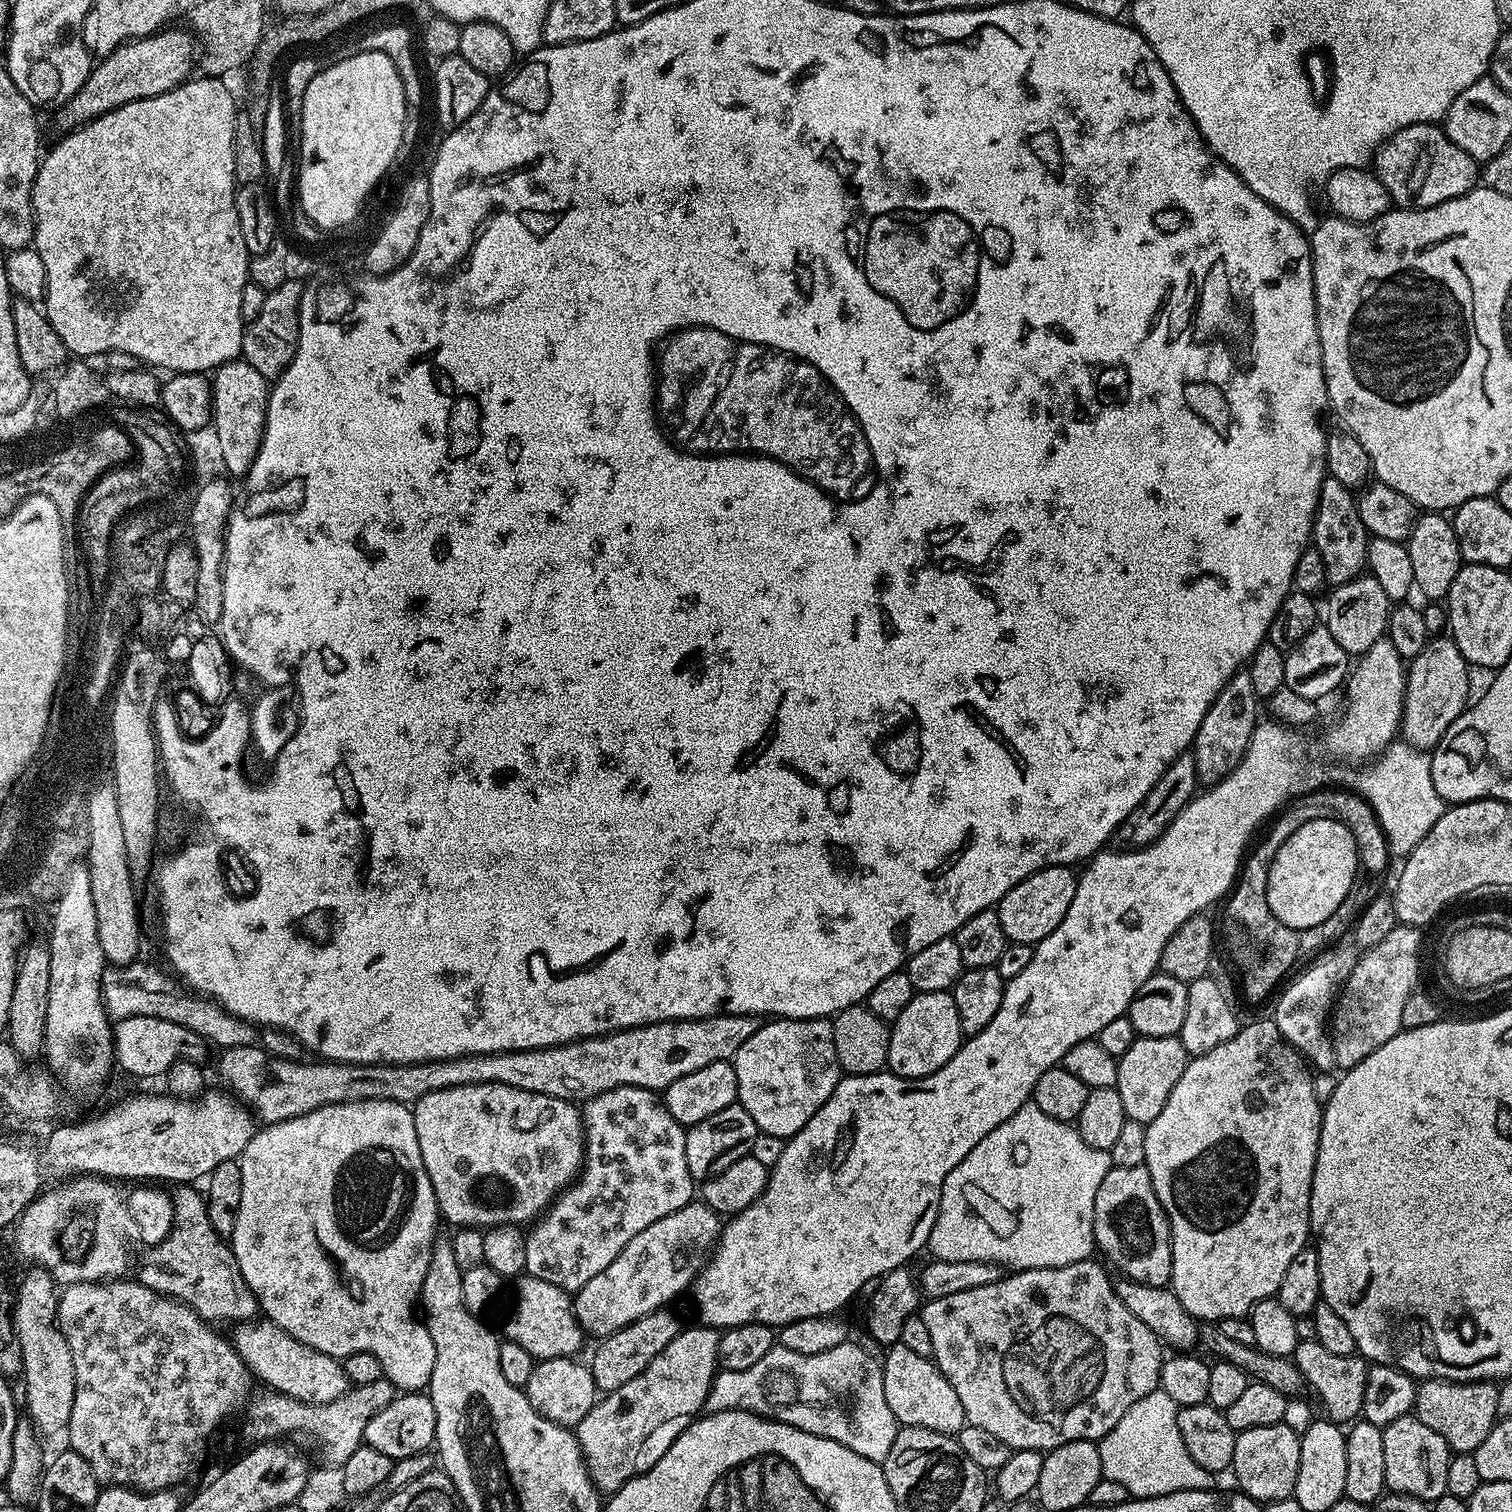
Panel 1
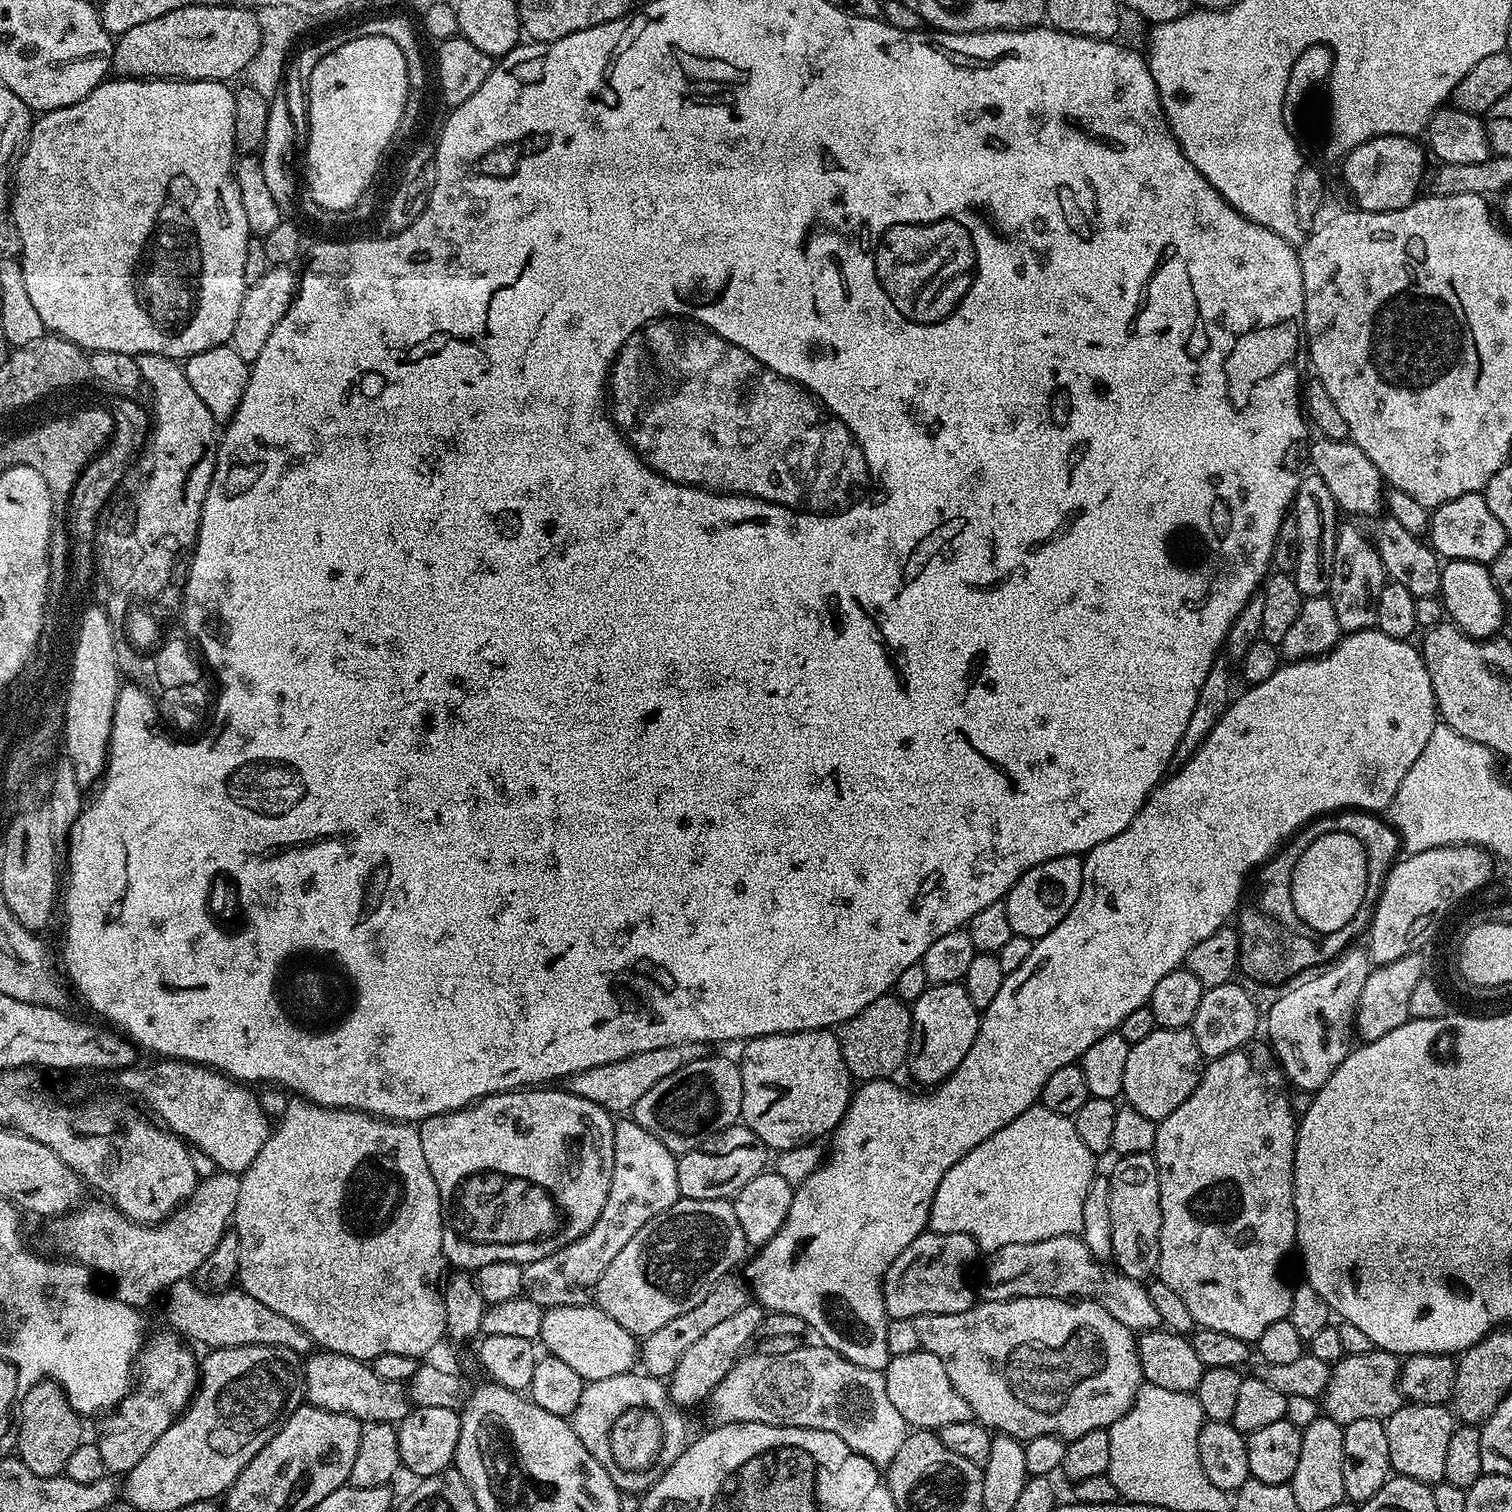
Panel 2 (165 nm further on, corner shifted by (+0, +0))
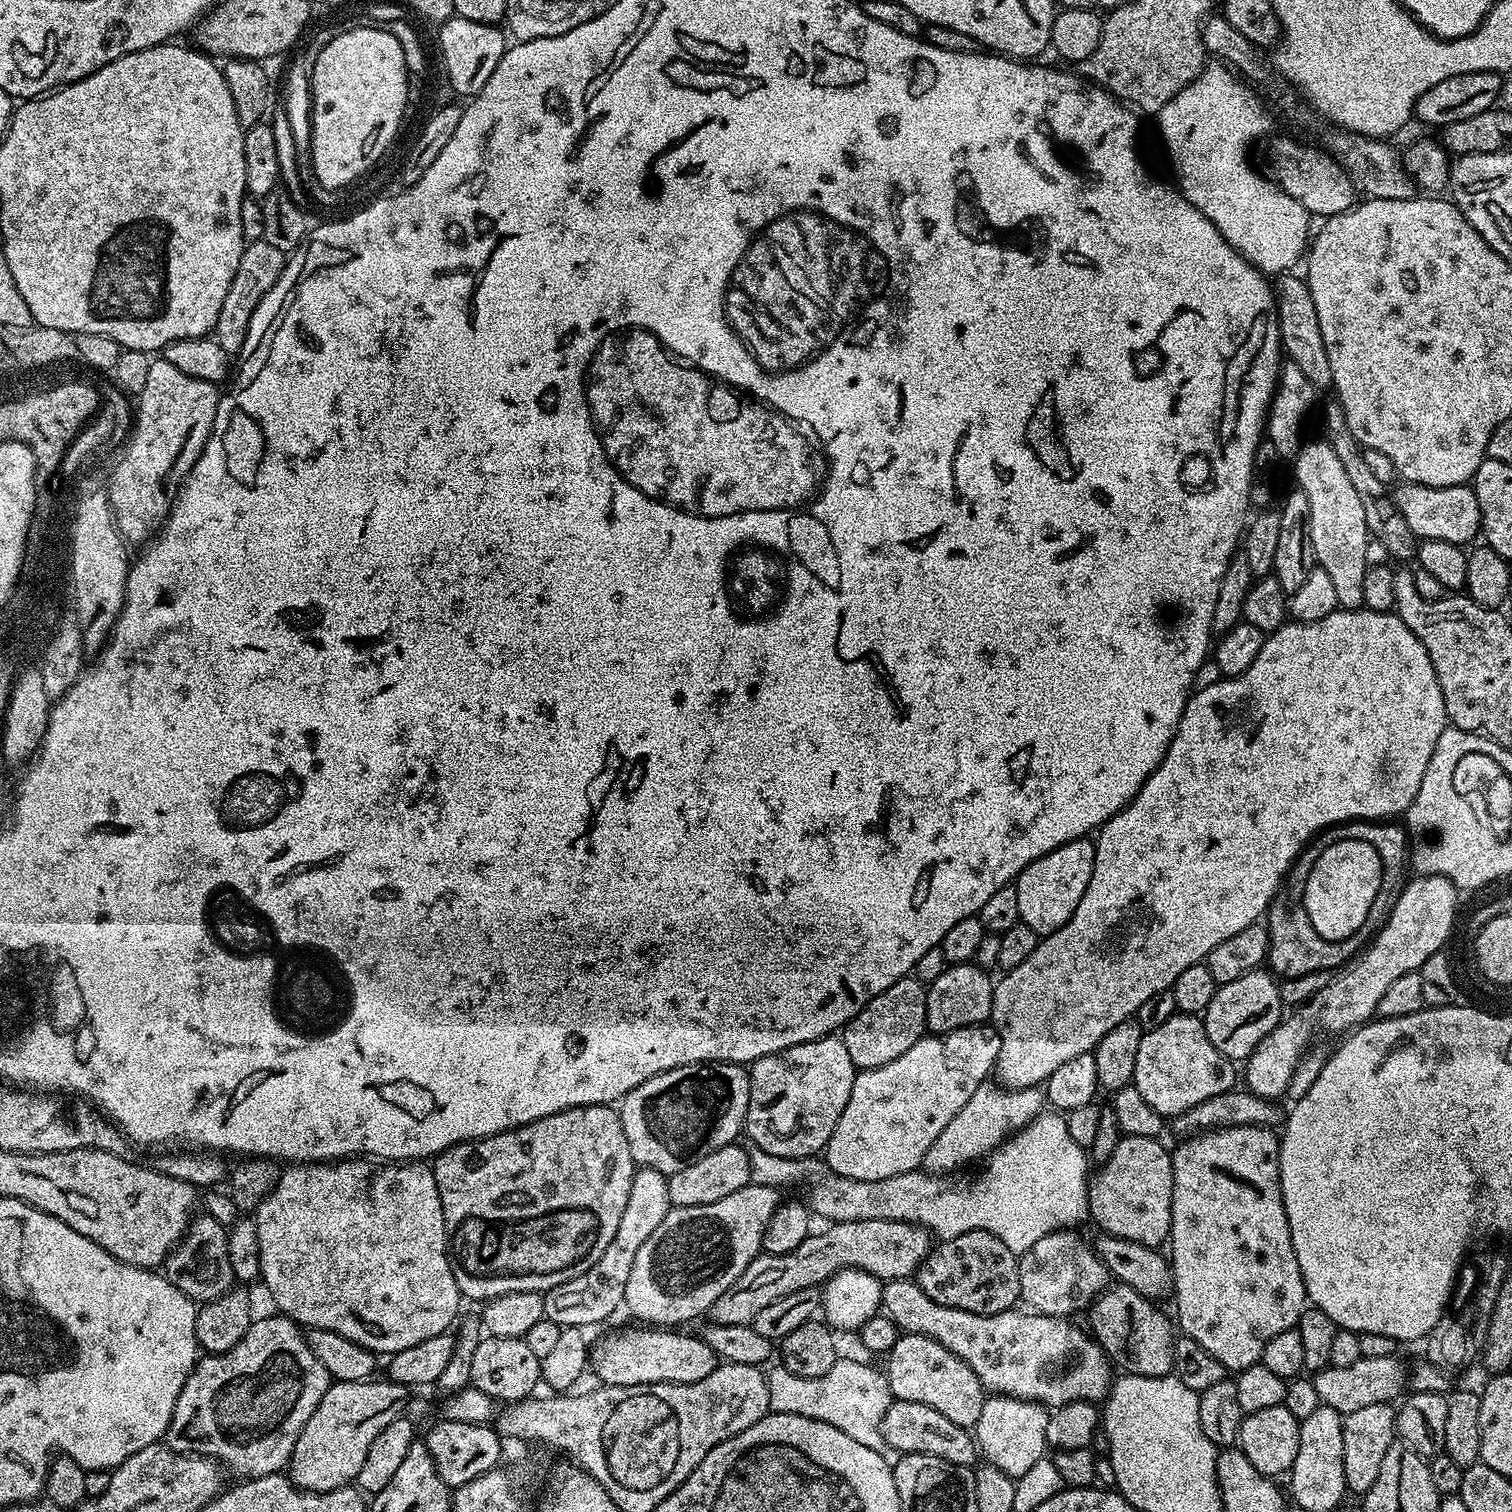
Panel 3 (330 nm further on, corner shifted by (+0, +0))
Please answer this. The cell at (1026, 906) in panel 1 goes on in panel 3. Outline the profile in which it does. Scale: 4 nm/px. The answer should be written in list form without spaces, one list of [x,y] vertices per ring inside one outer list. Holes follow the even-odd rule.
[[[1081,838],[1066,842],[1042,858],[1030,862],[1030,866],[1026,866],[1026,870],[1022,870],[1014,881],[1020,923],[1030,926],[1030,930],[1034,930],[1040,938],[1066,926],[1074,910],[1078,910],[1082,894],[1086,894],[1086,886],[1090,886],[1095,853],[1095,843],[1091,839]]]

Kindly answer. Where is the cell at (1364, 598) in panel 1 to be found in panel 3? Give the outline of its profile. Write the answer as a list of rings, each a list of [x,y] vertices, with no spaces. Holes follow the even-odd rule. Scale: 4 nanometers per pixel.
[[[1320,440],[1313,444],[1305,443],[1294,457],[1299,491],[1310,498],[1312,552],[1316,556],[1316,564],[1326,570],[1326,575],[1330,577],[1340,608],[1360,610],[1364,608],[1362,582],[1370,567],[1370,533],[1366,526],[1366,510],[1362,510],[1362,502],[1350,482],[1350,474],[1346,474],[1346,466],[1342,466],[1338,454],[1334,454],[1332,445]]]

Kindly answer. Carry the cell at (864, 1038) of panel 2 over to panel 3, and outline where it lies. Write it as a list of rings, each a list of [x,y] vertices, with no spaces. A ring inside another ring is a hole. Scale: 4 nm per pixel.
[[[915,975],[904,976],[890,990],[882,990],[870,1002],[866,1002],[864,1009],[842,1029],[842,1039],[846,1050],[850,1053],[850,1062],[858,1070],[886,1066],[886,1062],[894,1062],[914,1042],[918,1042],[926,1035],[926,985],[917,980]]]

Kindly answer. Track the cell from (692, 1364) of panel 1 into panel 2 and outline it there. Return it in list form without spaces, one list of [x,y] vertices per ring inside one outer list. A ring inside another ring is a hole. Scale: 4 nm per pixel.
[[[750,1302],[731,1318],[725,1318],[719,1326],[713,1326],[707,1334],[702,1334],[702,1338],[698,1338],[698,1342],[694,1342],[694,1346],[690,1346],[686,1354],[682,1354],[678,1366],[667,1381],[669,1396],[681,1406],[696,1404],[702,1399],[705,1401],[718,1386],[718,1382],[722,1382],[722,1378],[730,1374],[732,1367],[747,1349],[744,1347],[747,1346],[748,1340],[754,1339],[756,1332],[758,1336],[763,1329],[765,1315],[765,1309],[755,1302]]]

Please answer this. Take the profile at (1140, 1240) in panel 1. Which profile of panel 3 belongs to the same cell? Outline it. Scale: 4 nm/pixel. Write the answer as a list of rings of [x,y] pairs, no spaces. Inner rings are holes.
[[[1121,1135],[1114,1154],[1106,1163],[1095,1169],[1088,1182],[1088,1216],[1101,1229],[1101,1233],[1117,1236],[1118,1239],[1129,1239],[1142,1246],[1159,1249],[1172,1235],[1172,1195],[1174,1194],[1174,1166],[1172,1152],[1160,1145],[1155,1136],[1138,1138]]]

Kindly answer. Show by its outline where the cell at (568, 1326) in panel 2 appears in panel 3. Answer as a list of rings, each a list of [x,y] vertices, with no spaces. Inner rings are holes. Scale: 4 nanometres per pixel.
[[[650,1326],[632,1328],[611,1339],[600,1340],[591,1345],[590,1368],[596,1371],[596,1376],[601,1385],[607,1386],[642,1386],[643,1384],[689,1384],[702,1382],[718,1366],[718,1357],[707,1342],[699,1335],[687,1336],[684,1330],[655,1330]]]

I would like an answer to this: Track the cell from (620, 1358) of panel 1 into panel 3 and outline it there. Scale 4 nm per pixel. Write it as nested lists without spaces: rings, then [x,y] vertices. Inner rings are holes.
[[[867,1220],[866,1222],[829,1223],[825,1232],[809,1234],[809,1236],[796,1247],[793,1252],[774,1254],[769,1256],[761,1254],[742,1270],[740,1277],[714,1302],[710,1309],[710,1316],[717,1324],[747,1324],[755,1321],[757,1314],[766,1310],[770,1302],[778,1302],[778,1298],[786,1298],[786,1294],[794,1294],[803,1288],[815,1288],[830,1280],[835,1272],[843,1268],[857,1268],[869,1272],[881,1282],[890,1280],[906,1280],[920,1267],[920,1263],[928,1257],[934,1247],[933,1237],[916,1224],[907,1224],[904,1220]]]

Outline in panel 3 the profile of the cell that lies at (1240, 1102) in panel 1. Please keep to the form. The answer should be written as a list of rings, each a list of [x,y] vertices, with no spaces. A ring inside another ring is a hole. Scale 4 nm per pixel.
[[[1247,1126],[1245,1128],[1214,1128],[1211,1132],[1202,1132],[1199,1136],[1189,1136],[1181,1139],[1172,1152],[1174,1166],[1174,1194],[1172,1195],[1172,1254],[1170,1263],[1174,1297],[1176,1296],[1175,1323],[1185,1336],[1194,1338],[1202,1350],[1210,1350],[1218,1362],[1229,1373],[1245,1372],[1250,1366],[1260,1363],[1262,1350],[1266,1350],[1266,1342],[1282,1330],[1296,1327],[1302,1318],[1306,1305],[1309,1303],[1308,1291],[1302,1278],[1302,1270],[1298,1266],[1298,1258],[1294,1254],[1294,1242],[1290,1238],[1290,1222],[1286,1218],[1286,1206],[1282,1202],[1280,1189],[1280,1136],[1271,1128]]]

